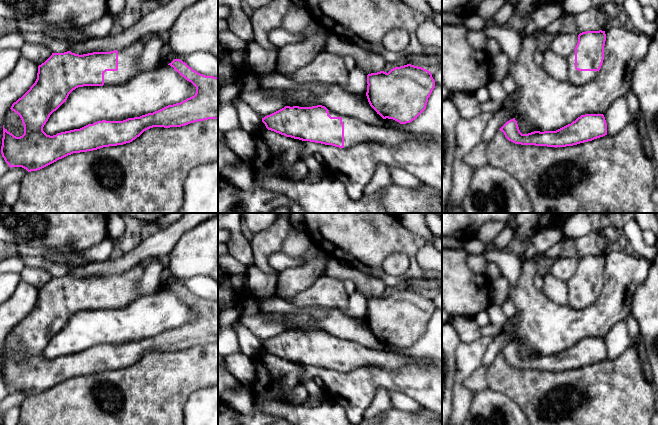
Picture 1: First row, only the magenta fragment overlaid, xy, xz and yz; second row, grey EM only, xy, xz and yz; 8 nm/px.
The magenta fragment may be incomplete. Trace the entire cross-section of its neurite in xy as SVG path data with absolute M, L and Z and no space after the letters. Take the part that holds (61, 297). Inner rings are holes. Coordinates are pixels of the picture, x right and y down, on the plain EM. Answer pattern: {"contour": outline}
{"contour": "M142 263L119 275L93 276L83 279L71 275L52 277L44 287L39 289L35 307L10 332L20 340L24 349L24 358L16 361L3 349L1 378L9 391L22 391L28 396L37 395L73 377L130 367L153 351L181 351L198 345L218 343L218 302L200 298L182 284L174 283L168 289L196 311L194 320L153 337L123 345L97 345L80 353L57 357L53 360L43 355L50 339L66 326L69 318L76 312L123 308L136 300L140 296L136 286L143 275L143 267Z"}

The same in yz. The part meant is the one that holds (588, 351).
{"contour": "M585 338L556 355L534 355L522 358L515 342L500 353L505 361L521 369L566 371L592 365L607 359L607 347L603 338Z"}

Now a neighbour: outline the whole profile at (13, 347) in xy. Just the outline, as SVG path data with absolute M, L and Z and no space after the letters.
M11 333L7 336L4 352L16 361L20 361L24 358L24 349L20 340Z

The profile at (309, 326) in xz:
M308 322L303 325L289 325L287 328L287 330L290 330L290 331L293 331L293 330L312 331L317 329L321 329L321 328L313 322Z

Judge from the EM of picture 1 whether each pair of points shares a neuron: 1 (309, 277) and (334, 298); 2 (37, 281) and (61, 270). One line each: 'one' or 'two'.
1: two
2: two

